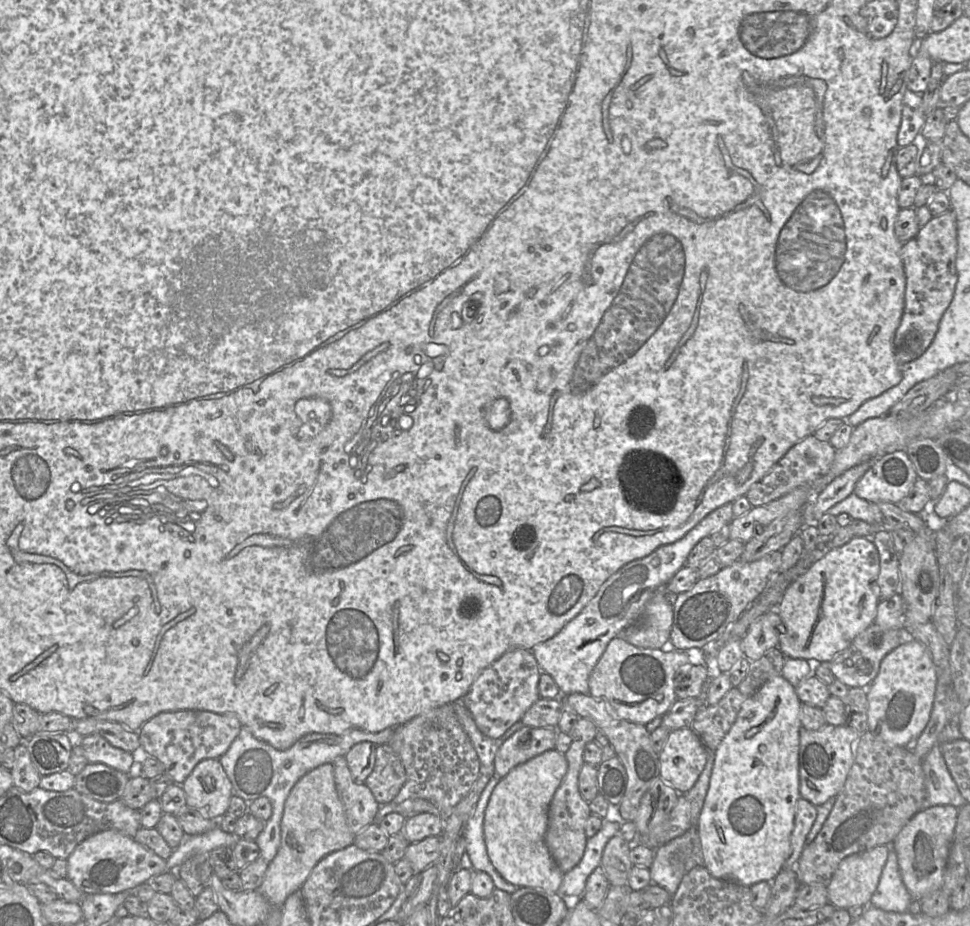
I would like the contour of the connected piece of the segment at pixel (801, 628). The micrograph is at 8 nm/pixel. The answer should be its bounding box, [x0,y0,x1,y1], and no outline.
[777,536,880,663]

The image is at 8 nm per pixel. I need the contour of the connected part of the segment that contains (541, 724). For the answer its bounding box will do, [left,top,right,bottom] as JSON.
[522,697,566,728]

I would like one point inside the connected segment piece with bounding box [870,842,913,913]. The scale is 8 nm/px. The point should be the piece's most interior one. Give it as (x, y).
(891, 895)

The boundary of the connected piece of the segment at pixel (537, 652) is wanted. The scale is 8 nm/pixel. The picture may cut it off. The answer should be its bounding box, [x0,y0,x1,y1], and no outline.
[530,503,733,695]

